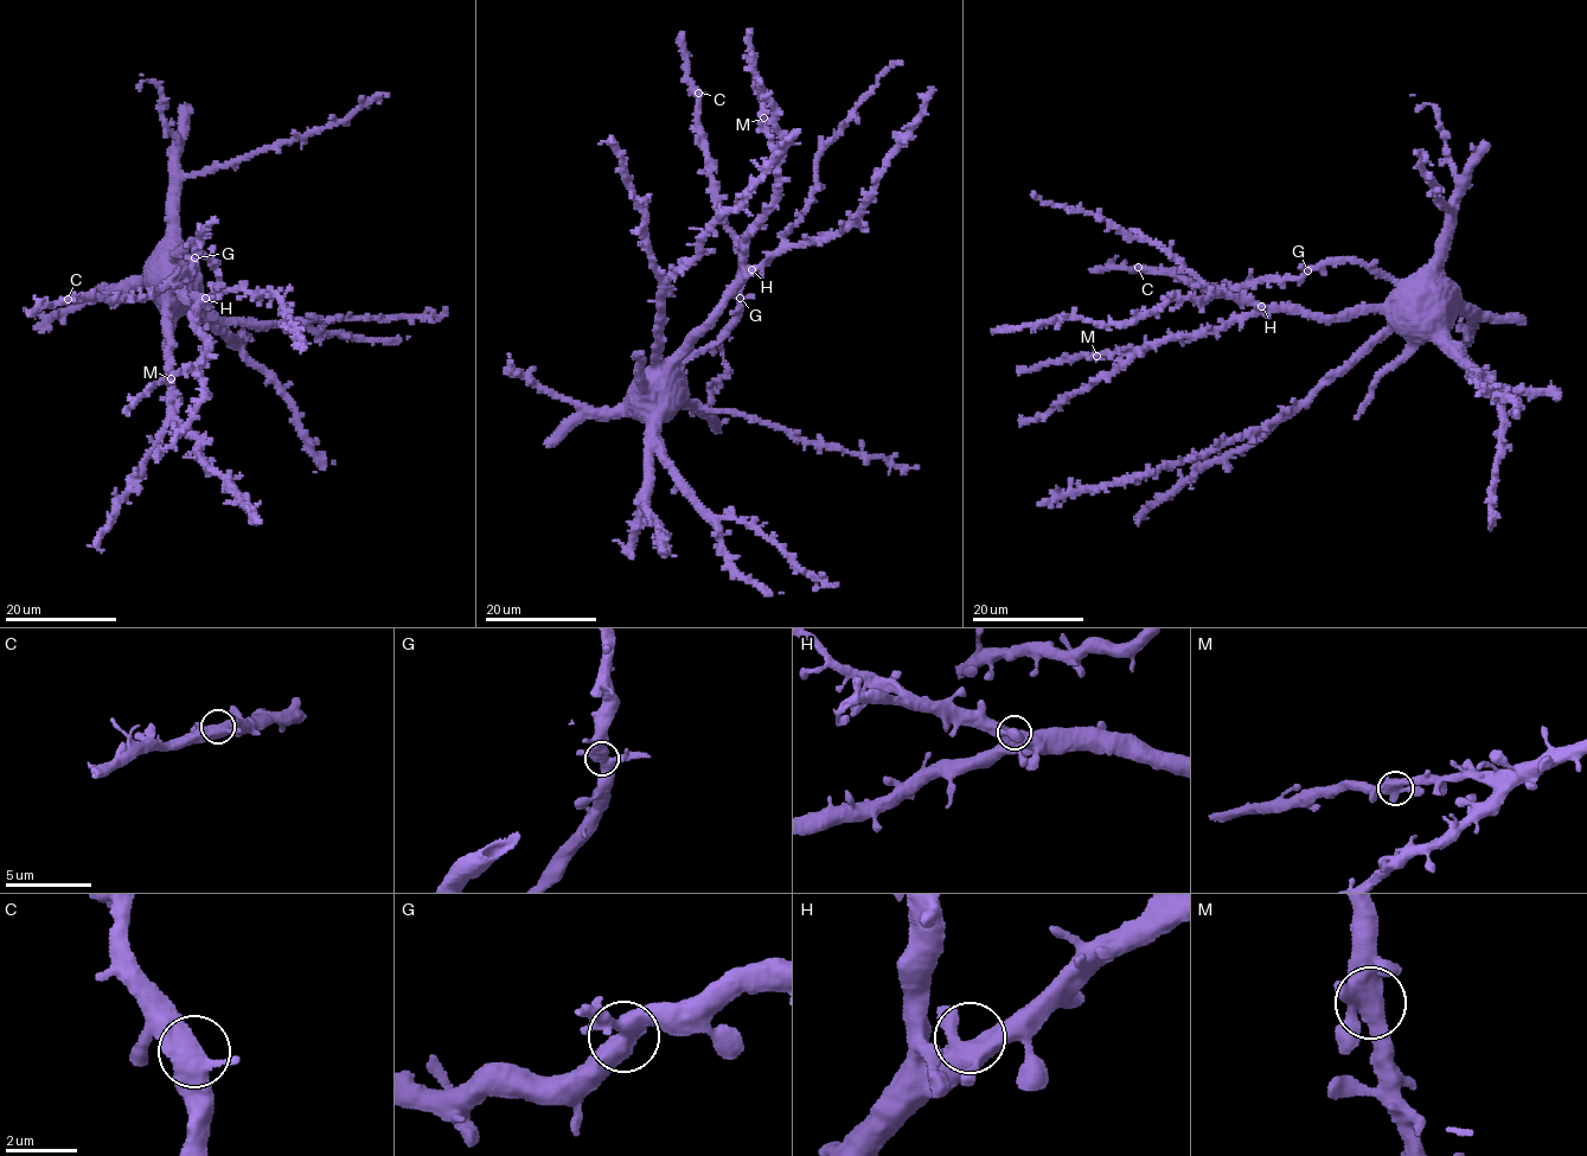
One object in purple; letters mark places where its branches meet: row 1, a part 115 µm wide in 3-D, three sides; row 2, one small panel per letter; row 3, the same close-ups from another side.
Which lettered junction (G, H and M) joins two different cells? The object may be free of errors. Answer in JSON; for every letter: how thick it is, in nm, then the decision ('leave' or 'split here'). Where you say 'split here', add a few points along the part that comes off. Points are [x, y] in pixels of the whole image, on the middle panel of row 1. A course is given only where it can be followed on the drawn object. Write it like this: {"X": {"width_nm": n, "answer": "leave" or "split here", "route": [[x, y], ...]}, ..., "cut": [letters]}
{"G": {"width_nm": 480, "answer": "leave"}, "H": {"width_nm": 480, "answer": "leave"}, "M": {"width_nm": 480, "answer": "leave"}, "cut": []}

